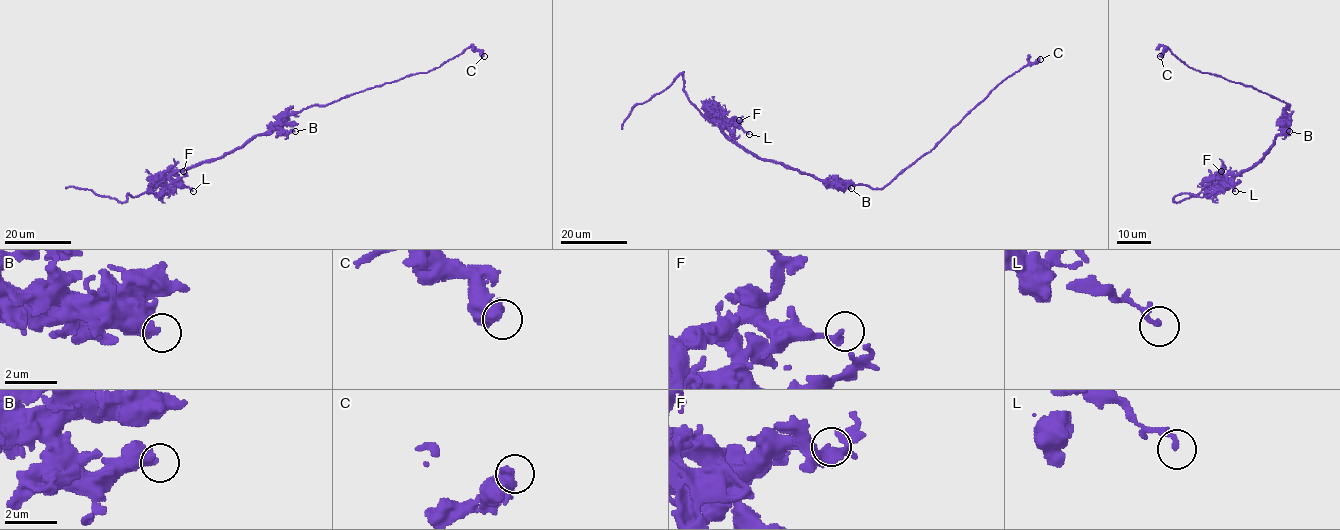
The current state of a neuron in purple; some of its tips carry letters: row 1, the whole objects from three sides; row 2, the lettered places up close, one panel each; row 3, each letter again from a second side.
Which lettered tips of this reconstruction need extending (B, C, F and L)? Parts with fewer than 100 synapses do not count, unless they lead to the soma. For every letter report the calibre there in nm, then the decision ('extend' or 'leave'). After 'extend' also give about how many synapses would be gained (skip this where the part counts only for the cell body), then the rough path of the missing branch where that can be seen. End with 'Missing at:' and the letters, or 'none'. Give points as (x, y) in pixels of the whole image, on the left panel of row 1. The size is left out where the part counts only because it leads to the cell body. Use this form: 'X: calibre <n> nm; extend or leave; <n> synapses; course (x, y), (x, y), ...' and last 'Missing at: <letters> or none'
B: calibre 480 nm; leave
C: calibre 480 nm; leave
F: calibre 170 nm; leave
L: calibre 190 nm; leave
Missing at: none

